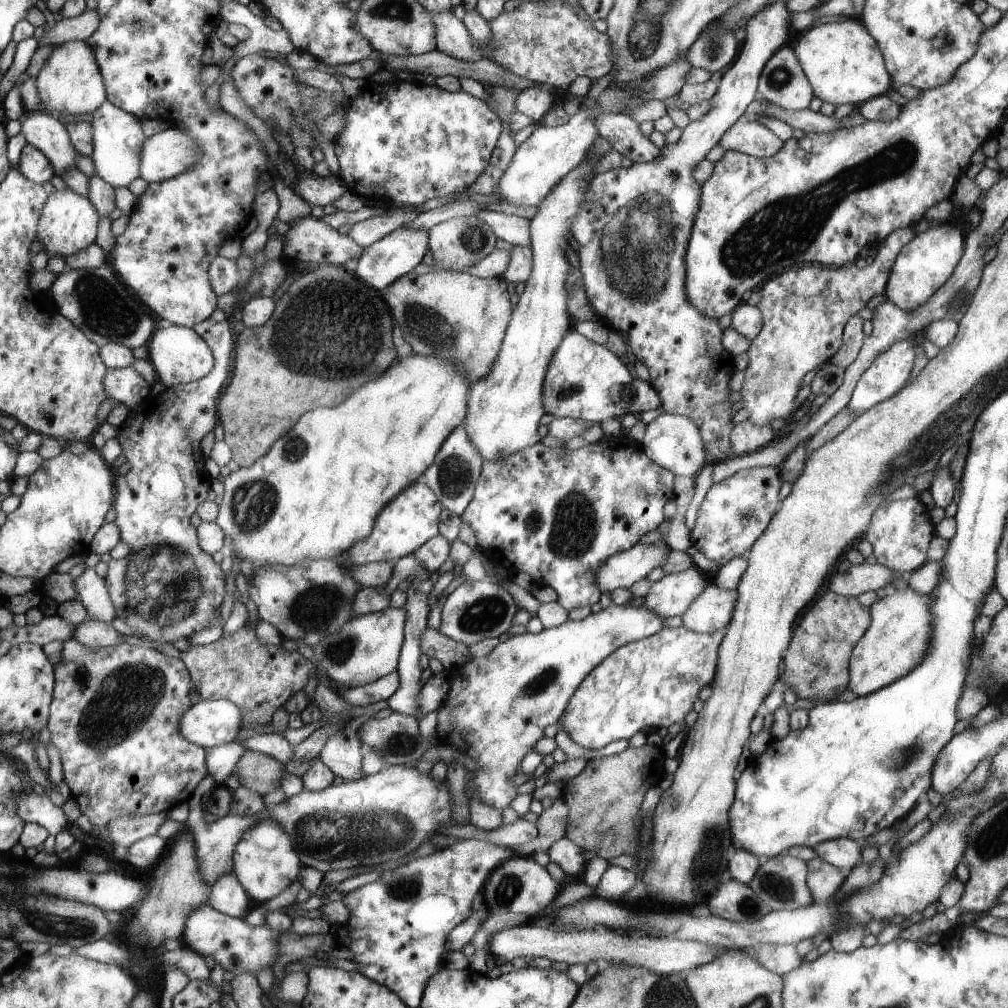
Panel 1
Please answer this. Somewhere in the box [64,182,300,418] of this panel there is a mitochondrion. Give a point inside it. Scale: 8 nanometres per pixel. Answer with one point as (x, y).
(97, 298)

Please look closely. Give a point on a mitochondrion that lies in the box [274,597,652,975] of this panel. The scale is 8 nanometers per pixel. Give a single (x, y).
(315, 833)

